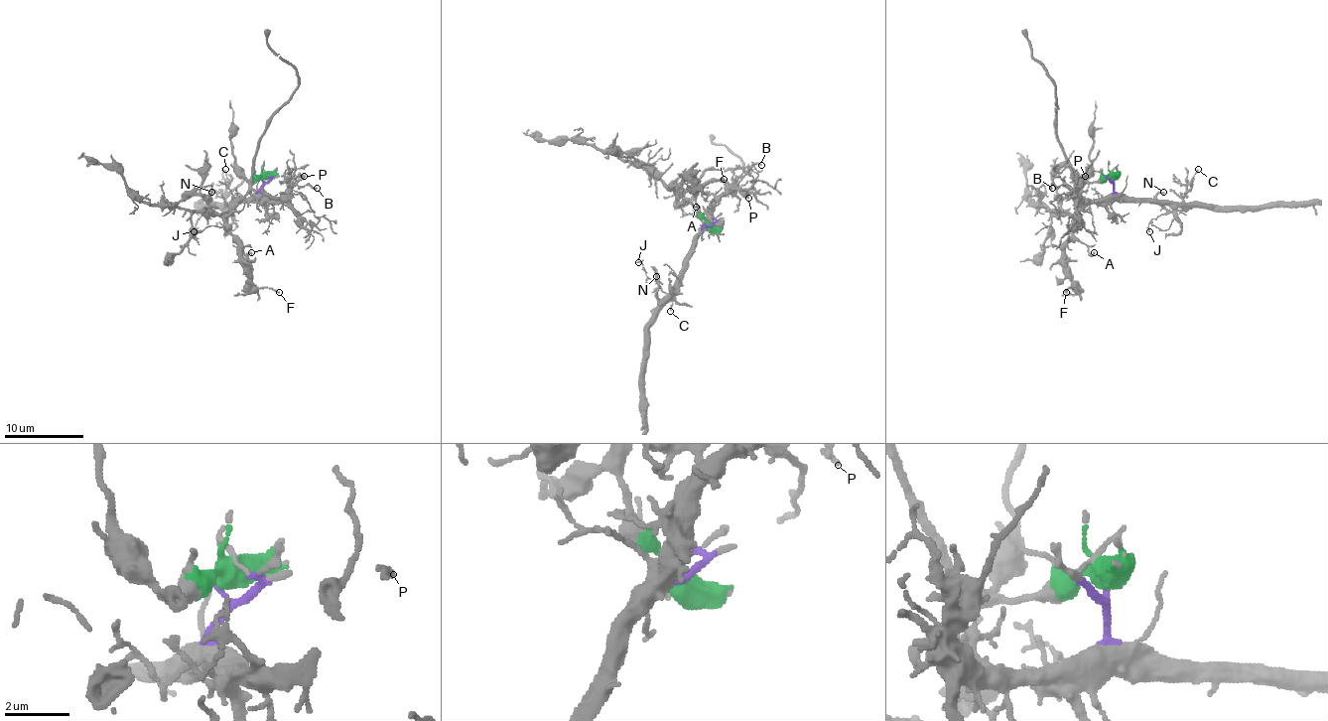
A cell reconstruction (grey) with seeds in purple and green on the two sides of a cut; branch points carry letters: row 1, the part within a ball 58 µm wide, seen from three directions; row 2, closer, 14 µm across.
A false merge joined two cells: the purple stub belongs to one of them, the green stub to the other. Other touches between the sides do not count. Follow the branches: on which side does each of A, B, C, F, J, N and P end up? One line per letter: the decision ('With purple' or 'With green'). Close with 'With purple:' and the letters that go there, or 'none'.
A: With green
B: With purple
C: With purple
F: With green
J: With purple
N: With purple
P: With purple
With purple: B, C, J, N, P

